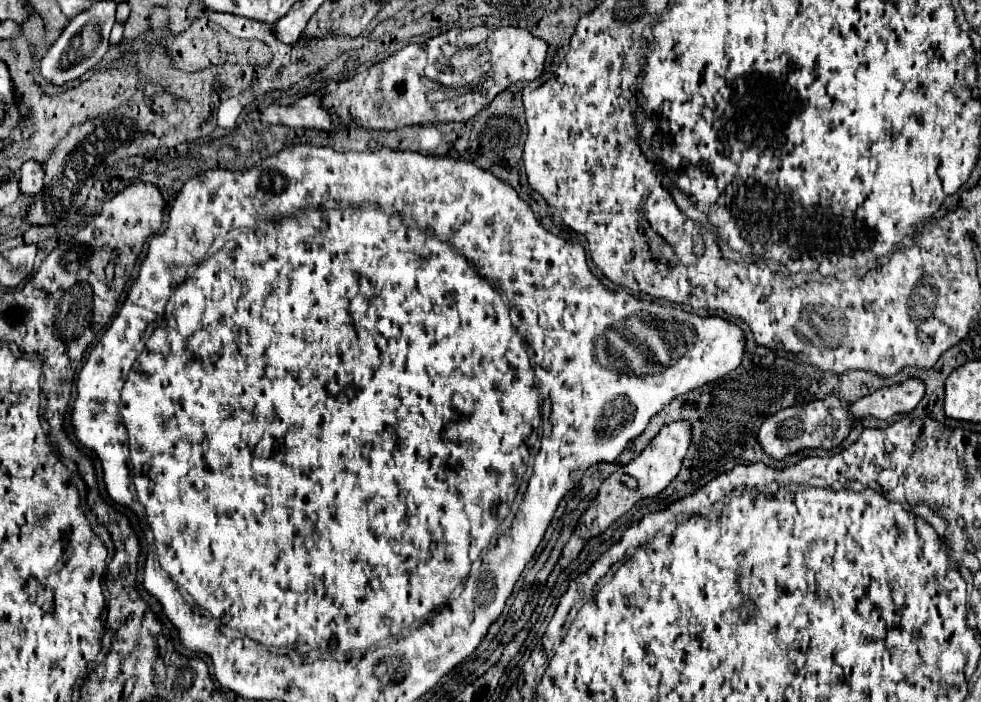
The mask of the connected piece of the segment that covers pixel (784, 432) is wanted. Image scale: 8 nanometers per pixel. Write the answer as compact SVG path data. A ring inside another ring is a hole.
M827 396L823 400L813 400L801 406L791 406L785 408L773 416L769 416L759 432L757 432L757 442L761 444L763 452L769 454L775 460L783 460L789 454L795 454L799 450L815 450L815 448L823 448L823 450L831 450L837 448L851 432L853 422L847 416L847 408L849 404L841 402L835 396Z

